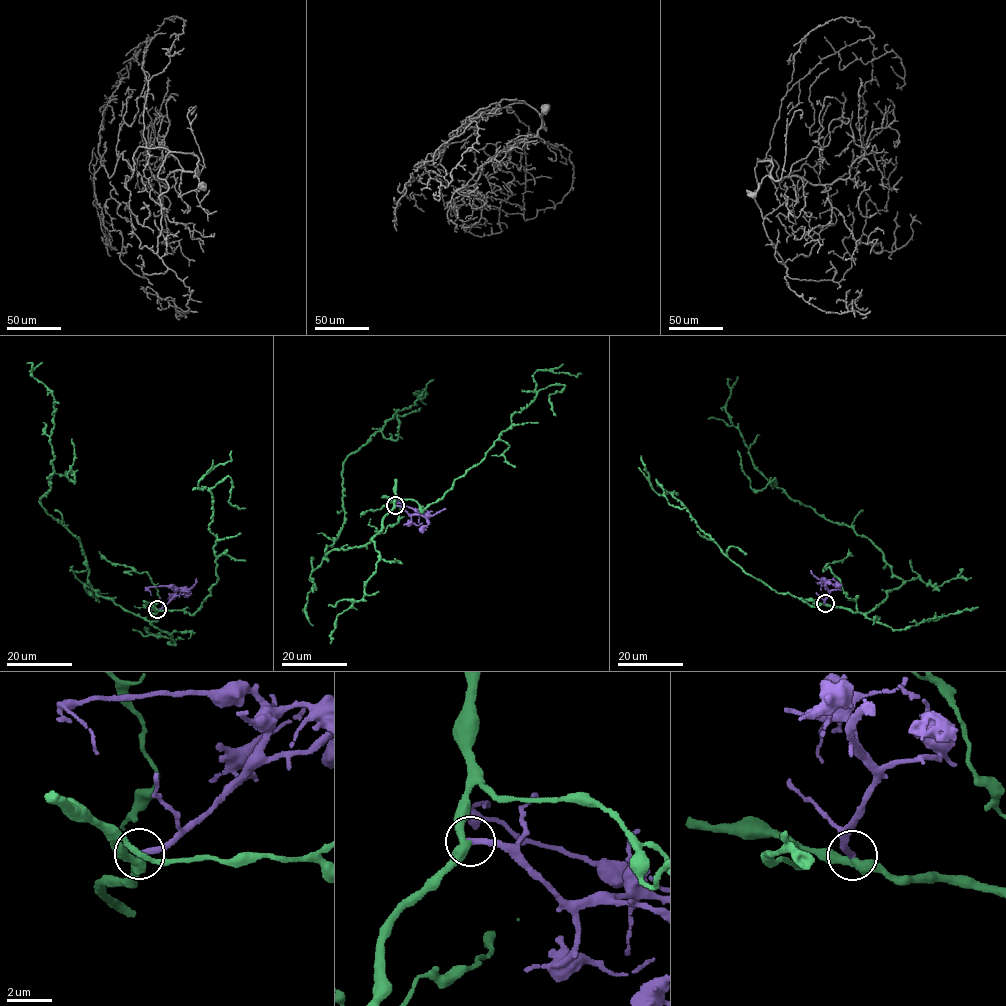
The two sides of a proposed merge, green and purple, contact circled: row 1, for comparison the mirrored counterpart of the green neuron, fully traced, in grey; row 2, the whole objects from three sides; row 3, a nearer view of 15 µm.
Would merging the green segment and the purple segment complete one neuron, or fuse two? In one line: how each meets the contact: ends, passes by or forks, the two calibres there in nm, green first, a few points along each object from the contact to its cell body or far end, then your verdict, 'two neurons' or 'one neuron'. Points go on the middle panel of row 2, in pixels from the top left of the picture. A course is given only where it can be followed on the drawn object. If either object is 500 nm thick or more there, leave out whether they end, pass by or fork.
green passes by; purple ends; calibres 400 and 280 nm; course green (395, 505), (370, 540), (332, 549), (324, 557), (343, 523), (345, 459), (396, 412), (426, 395), (415, 392); course purple (395, 505), (410, 514), (419, 514), (398, 500); two neurons

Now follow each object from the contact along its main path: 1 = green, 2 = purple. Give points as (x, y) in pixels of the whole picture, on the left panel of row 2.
1: (157, 610), (149, 622), (97, 595), (79, 540), (45, 512), (39, 500), (53, 472), (54, 396), (26, 363)
2: (157, 609), (171, 600), (175, 588), (148, 587), (151, 595)

